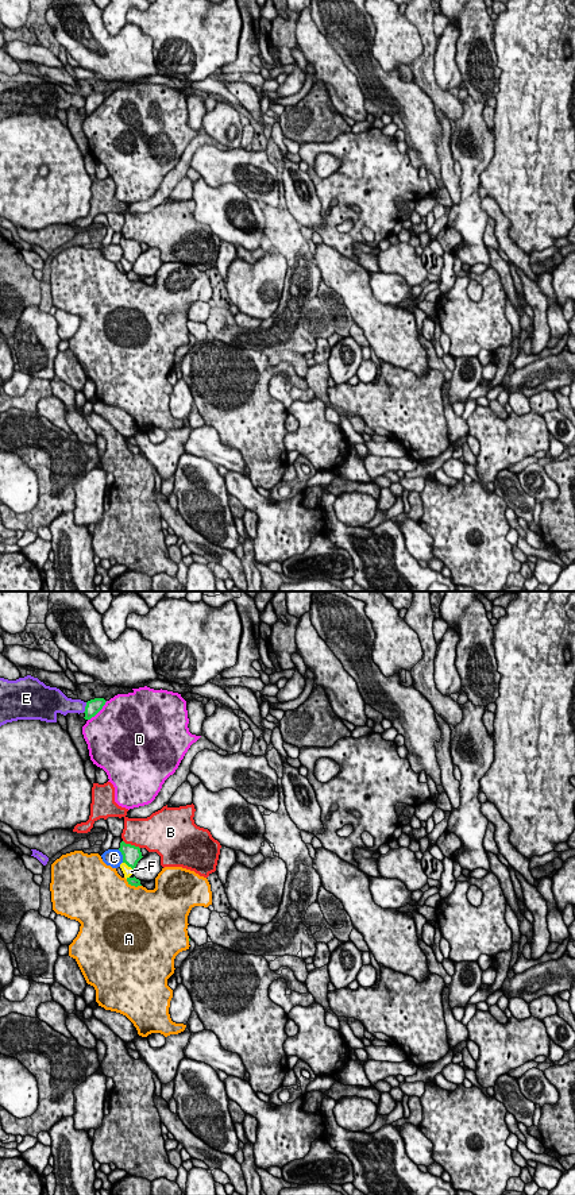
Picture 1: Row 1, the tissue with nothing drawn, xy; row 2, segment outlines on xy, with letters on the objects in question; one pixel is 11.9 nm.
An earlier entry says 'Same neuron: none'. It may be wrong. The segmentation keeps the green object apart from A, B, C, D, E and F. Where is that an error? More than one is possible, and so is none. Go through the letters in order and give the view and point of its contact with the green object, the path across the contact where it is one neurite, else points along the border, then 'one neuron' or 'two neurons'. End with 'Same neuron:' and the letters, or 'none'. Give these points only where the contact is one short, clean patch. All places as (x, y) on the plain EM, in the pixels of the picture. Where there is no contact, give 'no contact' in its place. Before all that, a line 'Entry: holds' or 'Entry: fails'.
Entry: holds
A: contact xy (134, 280); two neurons
B: contact xy (130, 239); two neurons
C: contact xy (123, 251); two neurons
D: contact xy (97, 107); two neurons
E: contact xy (85, 103); two neurons
F: contact xy (128, 261); two neurons
Same neuron: none

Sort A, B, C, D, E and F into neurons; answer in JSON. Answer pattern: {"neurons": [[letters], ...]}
{"neurons": [["A"], ["B"], ["C"], ["D"], ["E"], ["F"]]}

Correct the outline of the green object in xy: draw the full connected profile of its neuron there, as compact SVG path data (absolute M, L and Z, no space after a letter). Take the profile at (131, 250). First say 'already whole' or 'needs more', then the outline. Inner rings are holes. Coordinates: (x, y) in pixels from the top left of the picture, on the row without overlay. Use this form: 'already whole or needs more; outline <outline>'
already whole; outline M124 236L120 238L119 246L123 250L123 258L126 258L132 265L136 262L138 257L143 253L139 242L126 239Z

